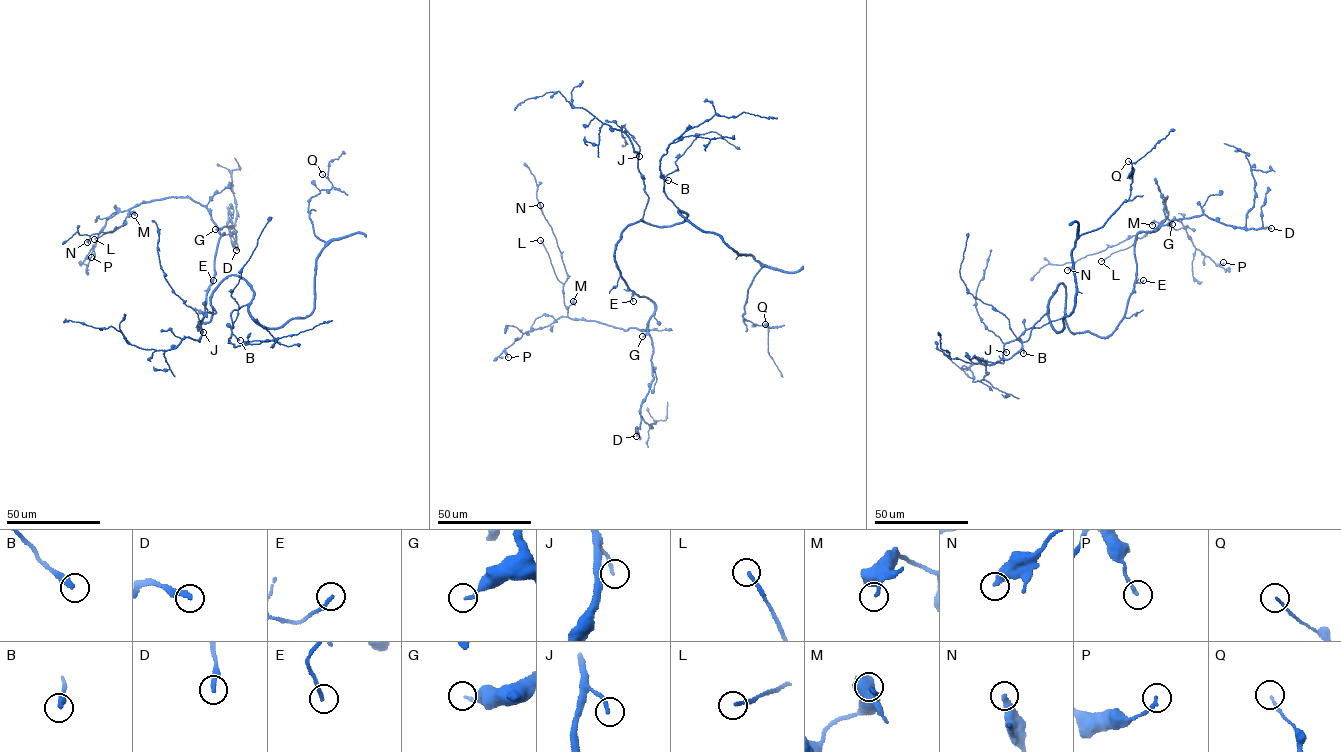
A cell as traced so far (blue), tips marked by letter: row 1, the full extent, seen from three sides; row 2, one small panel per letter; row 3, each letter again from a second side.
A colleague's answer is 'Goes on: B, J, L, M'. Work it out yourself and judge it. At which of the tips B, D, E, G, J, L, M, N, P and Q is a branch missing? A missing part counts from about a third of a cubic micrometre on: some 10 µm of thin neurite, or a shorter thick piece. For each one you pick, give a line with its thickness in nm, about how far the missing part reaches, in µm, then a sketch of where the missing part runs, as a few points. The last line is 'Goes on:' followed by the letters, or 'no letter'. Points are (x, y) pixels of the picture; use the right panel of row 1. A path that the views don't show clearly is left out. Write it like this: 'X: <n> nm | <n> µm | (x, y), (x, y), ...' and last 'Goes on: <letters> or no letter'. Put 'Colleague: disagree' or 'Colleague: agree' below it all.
B: 320 nm | 20 µm | (1023, 353), (1044, 367)
E: 190 nm | 15 µm
J: 170 nm | 20 µm
L: 170 nm | 25 µm
Goes on: B, E, J, L
Colleague: disagree

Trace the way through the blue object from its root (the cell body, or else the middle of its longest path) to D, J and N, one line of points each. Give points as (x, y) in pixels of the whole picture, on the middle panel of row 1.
D: (624, 231), (615, 251), (617, 268), (628, 287), (655, 309), (647, 327), (653, 379), (636, 436)
J: (624, 231), (642, 219), (648, 200), (637, 154), (639, 156)
N: (624, 231), (617, 268), (628, 287), (654, 304), (644, 331), (567, 316), (567, 273), (540, 205)

